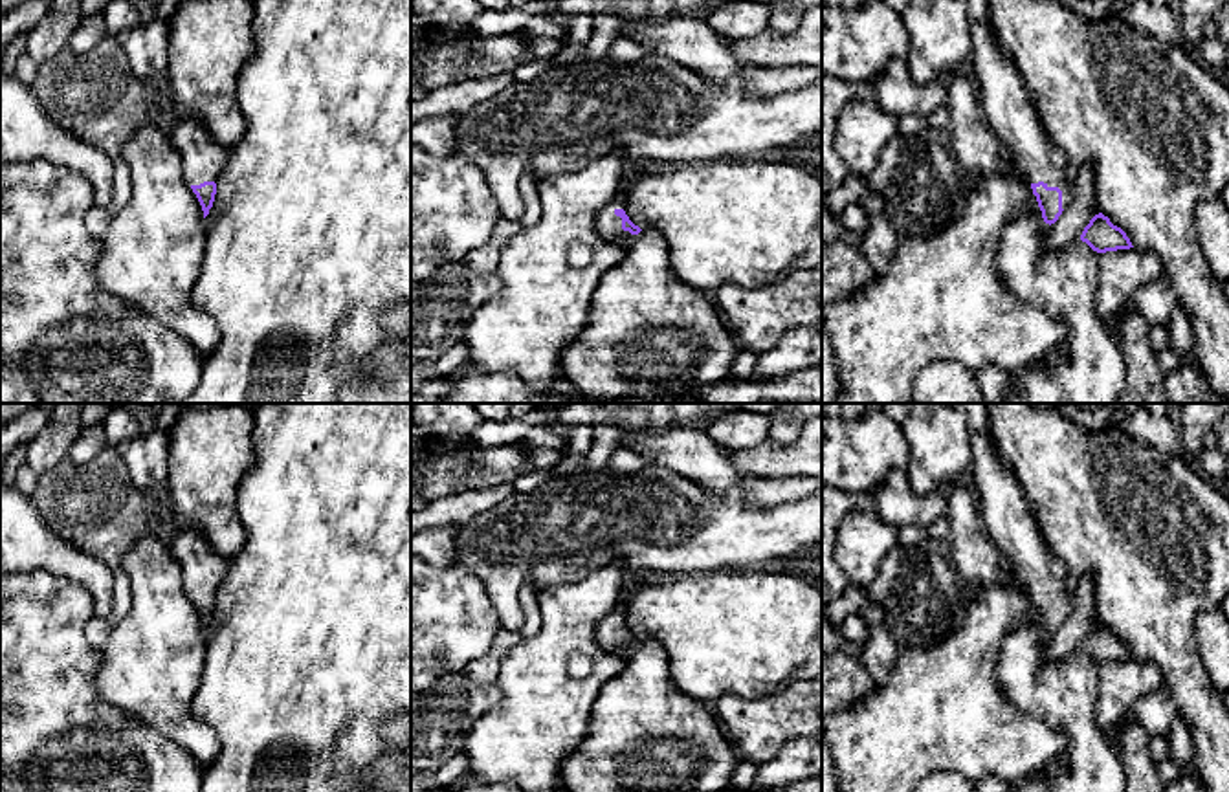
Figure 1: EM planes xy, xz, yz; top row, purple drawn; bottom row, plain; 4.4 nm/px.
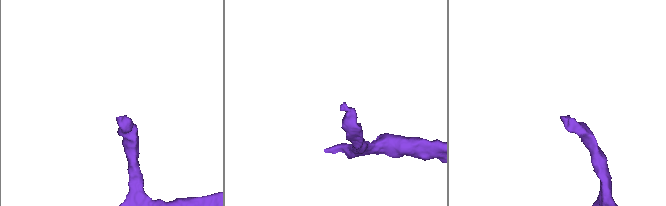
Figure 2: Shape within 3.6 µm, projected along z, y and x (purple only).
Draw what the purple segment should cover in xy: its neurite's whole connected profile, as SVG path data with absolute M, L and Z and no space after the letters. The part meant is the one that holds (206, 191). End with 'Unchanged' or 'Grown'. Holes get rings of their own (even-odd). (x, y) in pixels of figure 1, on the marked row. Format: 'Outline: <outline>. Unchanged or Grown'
Outline: M178 117L169 139L182 158L183 174L196 194L204 218L216 194L216 180L226 165L229 148L216 143L194 117Z. Grown

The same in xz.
Outline: M624 191L614 198L611 205L607 205L596 214L596 231L607 242L618 242L642 231L626 214Z. Grown

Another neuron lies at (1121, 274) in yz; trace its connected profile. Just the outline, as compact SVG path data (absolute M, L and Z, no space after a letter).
M1135 248L1099 253L1097 312L1108 323L1145 284L1165 277L1165 264L1154 251Z

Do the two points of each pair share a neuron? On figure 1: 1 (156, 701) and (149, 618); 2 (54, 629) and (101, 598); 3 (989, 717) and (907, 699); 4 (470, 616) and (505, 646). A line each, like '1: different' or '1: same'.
1: same
2: different
3: same
4: different

